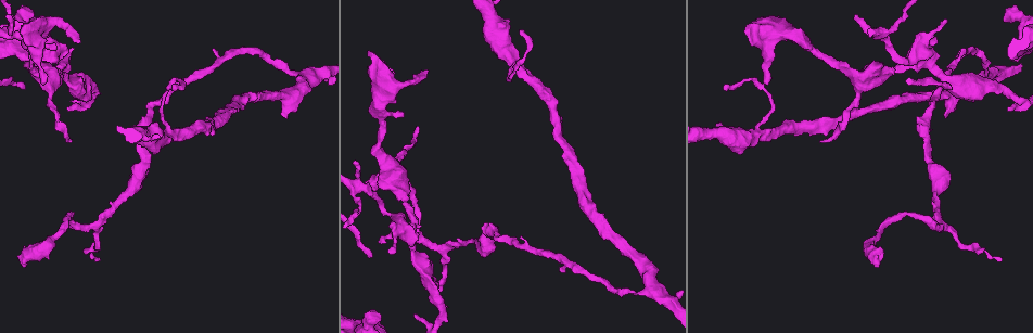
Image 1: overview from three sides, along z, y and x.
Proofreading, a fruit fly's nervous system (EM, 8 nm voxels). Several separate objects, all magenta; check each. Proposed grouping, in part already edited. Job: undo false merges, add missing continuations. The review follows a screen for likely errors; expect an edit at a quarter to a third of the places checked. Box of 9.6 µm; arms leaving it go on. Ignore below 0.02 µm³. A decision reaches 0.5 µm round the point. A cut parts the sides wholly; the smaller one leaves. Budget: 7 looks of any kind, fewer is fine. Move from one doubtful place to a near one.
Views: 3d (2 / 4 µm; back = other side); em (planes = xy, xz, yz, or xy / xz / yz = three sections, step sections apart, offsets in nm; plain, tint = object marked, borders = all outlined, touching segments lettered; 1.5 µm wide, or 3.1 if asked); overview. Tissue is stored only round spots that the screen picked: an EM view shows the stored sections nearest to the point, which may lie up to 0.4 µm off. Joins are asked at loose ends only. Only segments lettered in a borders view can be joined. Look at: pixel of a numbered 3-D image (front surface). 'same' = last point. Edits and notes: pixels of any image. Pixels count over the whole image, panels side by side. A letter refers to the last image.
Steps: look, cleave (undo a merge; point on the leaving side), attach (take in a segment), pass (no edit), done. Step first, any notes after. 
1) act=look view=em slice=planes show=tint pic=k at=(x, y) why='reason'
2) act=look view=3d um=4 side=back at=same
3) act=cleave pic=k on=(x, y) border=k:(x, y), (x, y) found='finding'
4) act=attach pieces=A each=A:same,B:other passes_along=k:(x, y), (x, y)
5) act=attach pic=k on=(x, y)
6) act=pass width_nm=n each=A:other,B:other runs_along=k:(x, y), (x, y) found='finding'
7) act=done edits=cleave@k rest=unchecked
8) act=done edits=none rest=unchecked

act=look view=3d um=4 pic=1 at=(361, 187) why='abrupt turn'

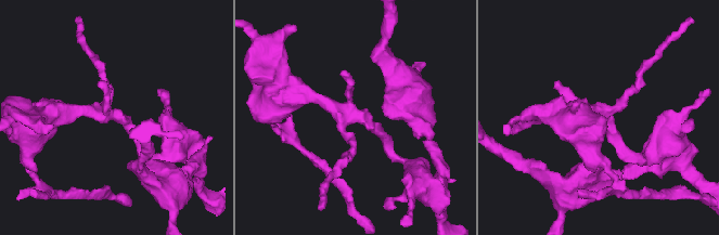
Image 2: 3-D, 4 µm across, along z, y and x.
act=look view=em slice=planes show=borders pic=2 at=(111, 117)

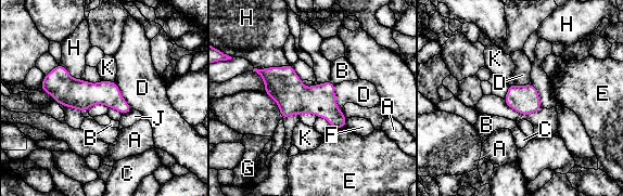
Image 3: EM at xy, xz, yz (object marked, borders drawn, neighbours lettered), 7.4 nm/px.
act=pass each=A:other,B:other,C:other,D:other,E:other,F:other,G:other,H:other,J:other,K:other runs_along=3:(261, 72), (343, 125) found='continuous, no second neuron'

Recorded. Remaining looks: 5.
act=look view=3d um=4 pic=1 at=(1003, 18) why='branch stops here'

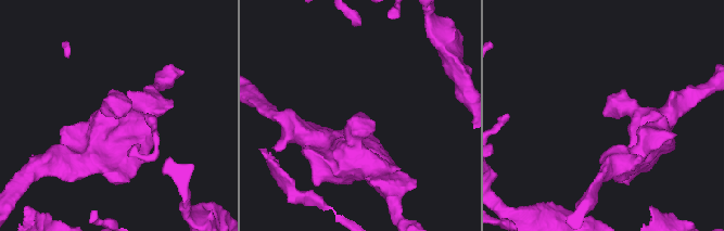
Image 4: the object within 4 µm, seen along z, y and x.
act=look view=em slice=planes show=borders pic=4 at=(603, 113)

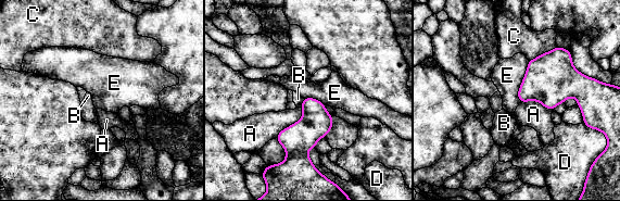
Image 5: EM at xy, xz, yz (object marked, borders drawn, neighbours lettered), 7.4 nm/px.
act=pass each=A:other,B:other,C:other,D:other,E:other border=5:(528, 60), (517, 92), (519, 102) found='none of them fits'

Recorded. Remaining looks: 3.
act=look view=em slice=xy step=8 show=plain pic=1 at=(288, 116) why='an open end'

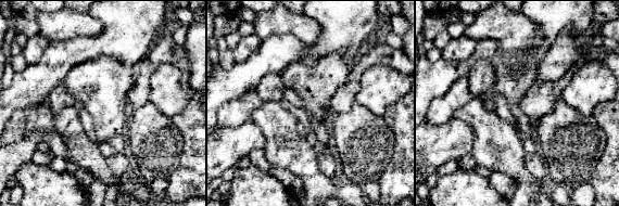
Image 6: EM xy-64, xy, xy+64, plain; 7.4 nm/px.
act=look view=em slice=xy step=8 show=borders at=same why='what lies round it'

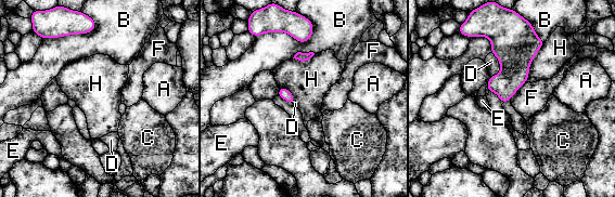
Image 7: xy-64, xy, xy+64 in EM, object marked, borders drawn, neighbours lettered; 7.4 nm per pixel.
act=attach pic=7 on=(491, 61) each=A:other,B:other,C:other,D:same,E:other,F:other,H:other passes_along=7:(514, 41), (499, 63), (491, 61) found='it goes on there'

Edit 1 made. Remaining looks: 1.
act=done edits=attach@7 rest=unchecked

